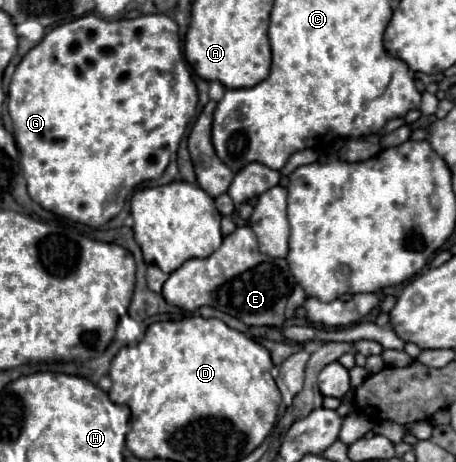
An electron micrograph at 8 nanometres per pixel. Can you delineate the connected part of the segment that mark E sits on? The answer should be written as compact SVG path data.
M238 226L232 234L224 236L222 246L210 254L210 258L192 258L174 270L164 282L162 296L172 306L188 312L200 306L216 306L242 320L246 326L282 326L284 308L294 284L286 260L262 254L252 228Z

